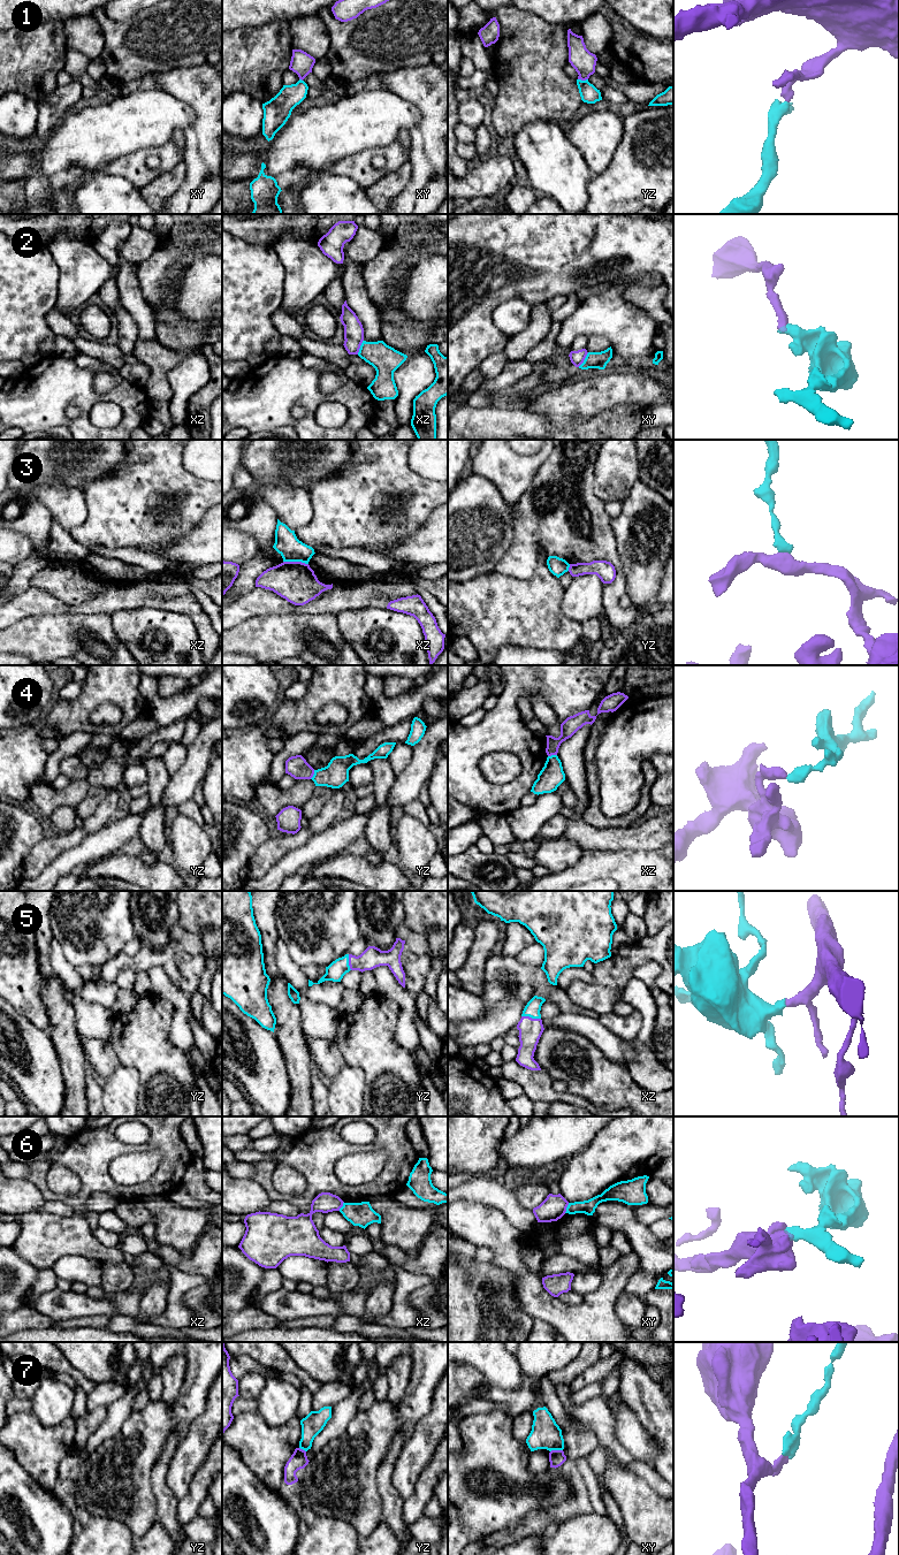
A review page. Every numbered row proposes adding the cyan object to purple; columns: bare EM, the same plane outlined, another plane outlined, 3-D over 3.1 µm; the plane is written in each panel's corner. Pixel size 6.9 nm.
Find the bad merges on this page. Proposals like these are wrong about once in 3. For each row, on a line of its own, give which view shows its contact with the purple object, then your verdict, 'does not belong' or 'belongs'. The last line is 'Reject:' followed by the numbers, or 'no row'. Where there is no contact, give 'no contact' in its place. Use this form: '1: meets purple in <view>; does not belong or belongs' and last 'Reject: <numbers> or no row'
1: meets purple in yz; belongs
2: meets purple in xy; does not belong
3: meets purple in xz; does not belong
4: meets purple in yz; does not belong
5: meets purple in xz; belongs
6: meets purple in xy; does not belong
7: meets purple in xy; does not belong
Reject: 2, 3, 4, 6, 7

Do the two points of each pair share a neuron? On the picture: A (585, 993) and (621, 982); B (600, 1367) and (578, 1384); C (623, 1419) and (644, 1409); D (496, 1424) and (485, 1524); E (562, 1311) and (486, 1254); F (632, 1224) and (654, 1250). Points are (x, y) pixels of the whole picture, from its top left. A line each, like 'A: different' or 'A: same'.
A: same
B: same
C: different
D: same
E: different
F: same

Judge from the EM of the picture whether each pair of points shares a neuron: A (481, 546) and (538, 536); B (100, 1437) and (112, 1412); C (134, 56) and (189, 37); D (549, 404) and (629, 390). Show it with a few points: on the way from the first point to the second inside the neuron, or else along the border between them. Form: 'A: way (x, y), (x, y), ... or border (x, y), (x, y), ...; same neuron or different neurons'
A: border (512, 513), (512, 541), (509, 549), (496, 563); different neurons
B: way (105, 1431), (112, 1424), (112, 1418); same neuron
C: way (147, 44), (162, 37), (175, 37); same neuron
D: way (569, 403), (609, 390); same neuron

